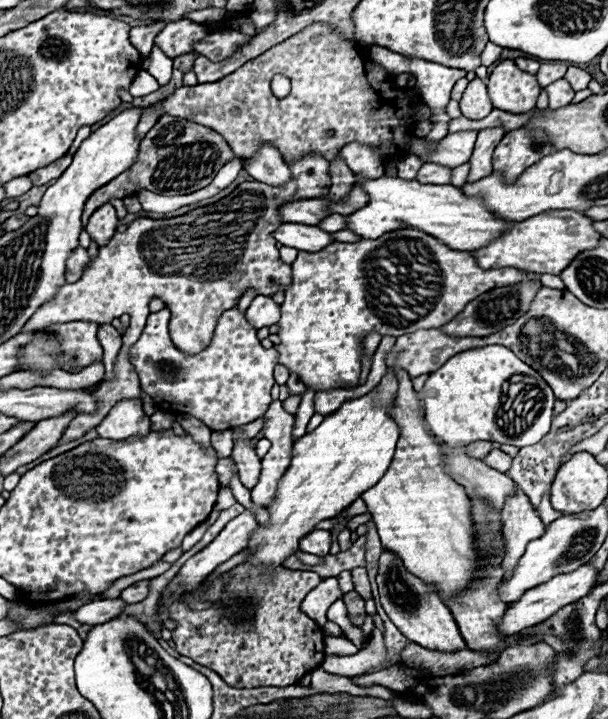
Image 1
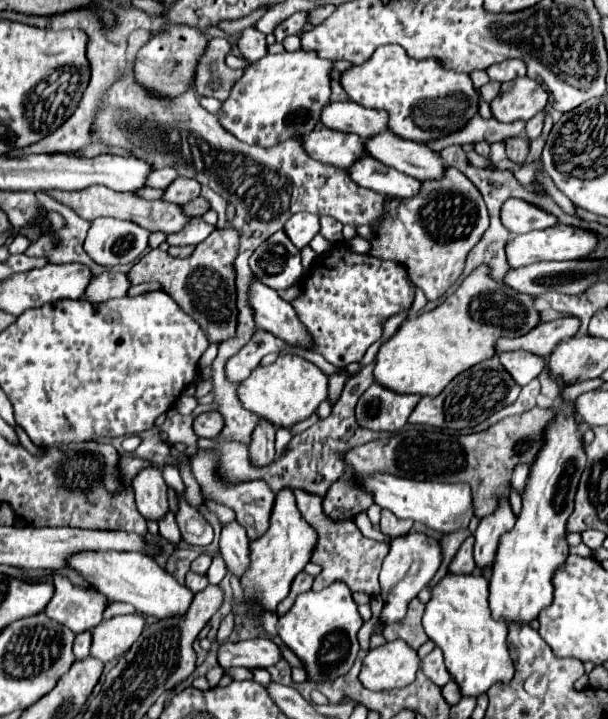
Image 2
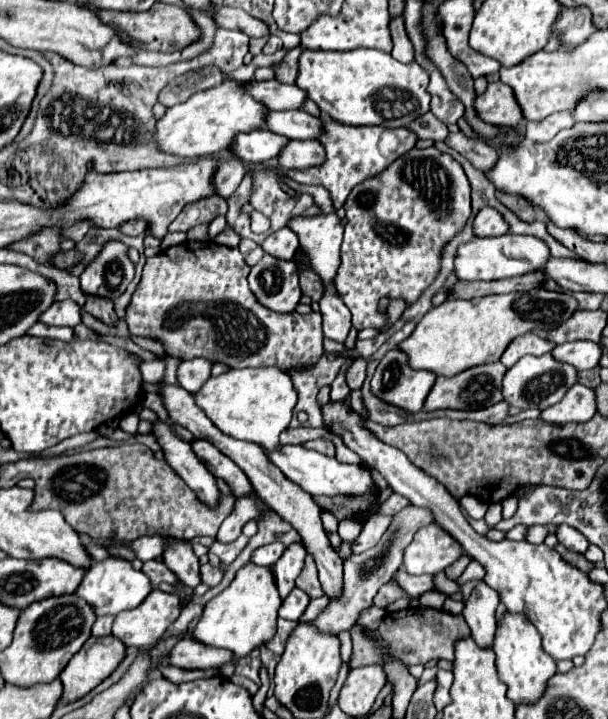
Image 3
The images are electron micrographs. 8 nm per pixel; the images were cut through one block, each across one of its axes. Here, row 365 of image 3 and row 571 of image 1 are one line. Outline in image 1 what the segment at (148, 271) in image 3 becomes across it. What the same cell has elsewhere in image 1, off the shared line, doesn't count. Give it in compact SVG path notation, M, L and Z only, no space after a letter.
M238 564L208 586L200 584L178 600L164 588L160 604L176 622L172 640L182 656L208 666L234 688L284 688L320 666L326 656L322 628L300 610L306 594L320 582L322 578L310 570Z

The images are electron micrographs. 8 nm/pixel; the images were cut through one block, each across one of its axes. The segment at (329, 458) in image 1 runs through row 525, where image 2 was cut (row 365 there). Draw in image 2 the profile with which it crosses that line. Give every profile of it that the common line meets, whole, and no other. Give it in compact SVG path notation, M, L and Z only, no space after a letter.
M282 354L270 366L258 366L240 386L238 396L244 408L256 416L272 420L276 426L290 428L296 422L310 418L320 402L328 398L328 376L312 362L296 354Z

